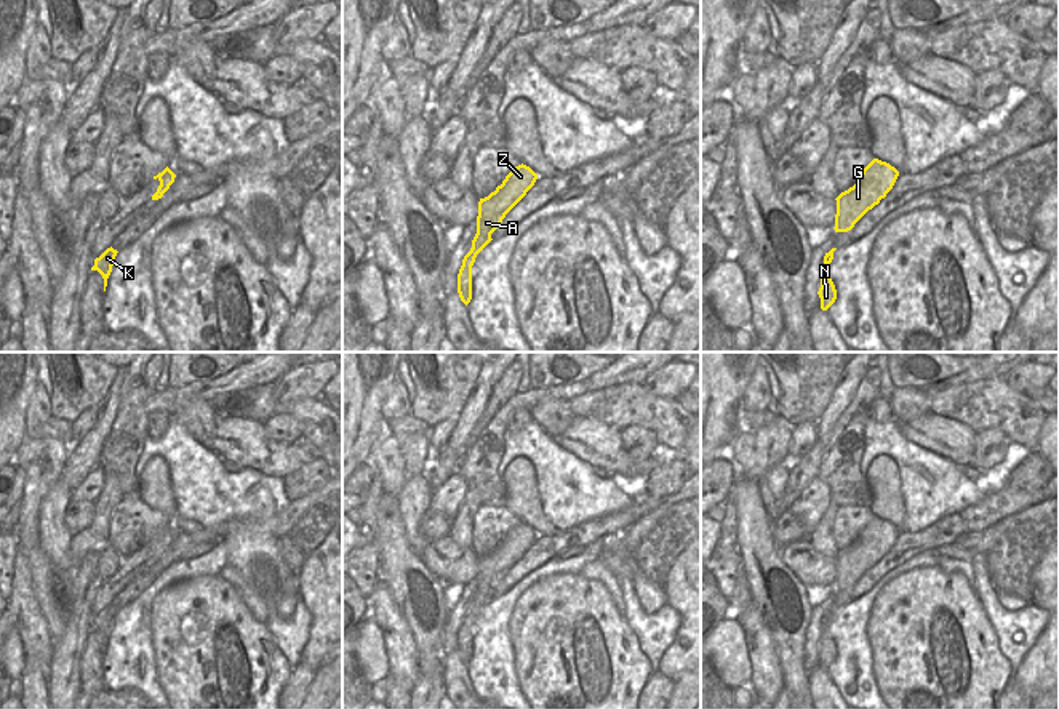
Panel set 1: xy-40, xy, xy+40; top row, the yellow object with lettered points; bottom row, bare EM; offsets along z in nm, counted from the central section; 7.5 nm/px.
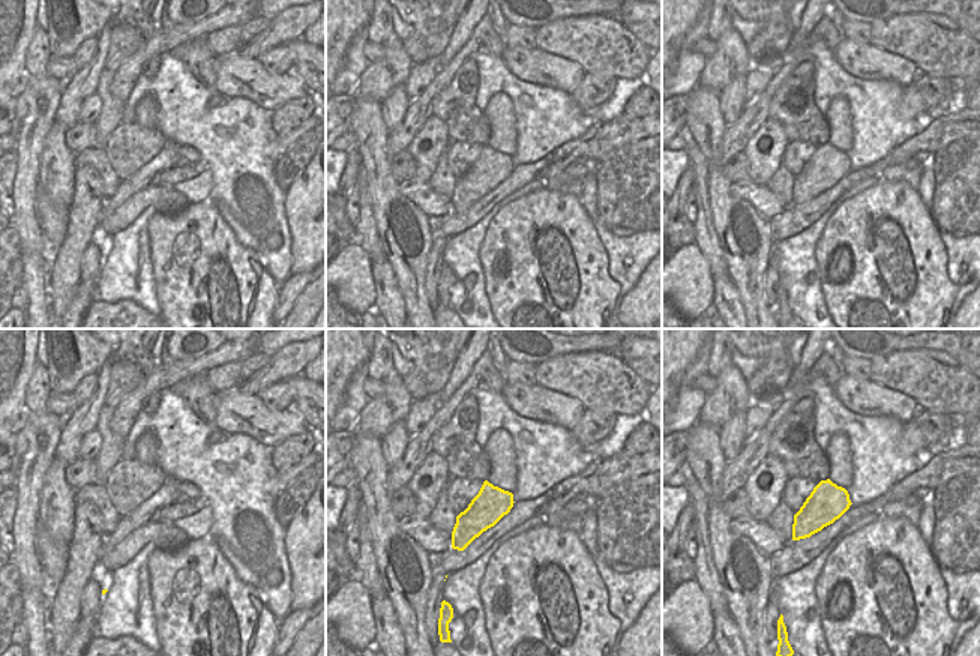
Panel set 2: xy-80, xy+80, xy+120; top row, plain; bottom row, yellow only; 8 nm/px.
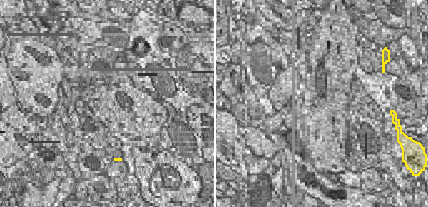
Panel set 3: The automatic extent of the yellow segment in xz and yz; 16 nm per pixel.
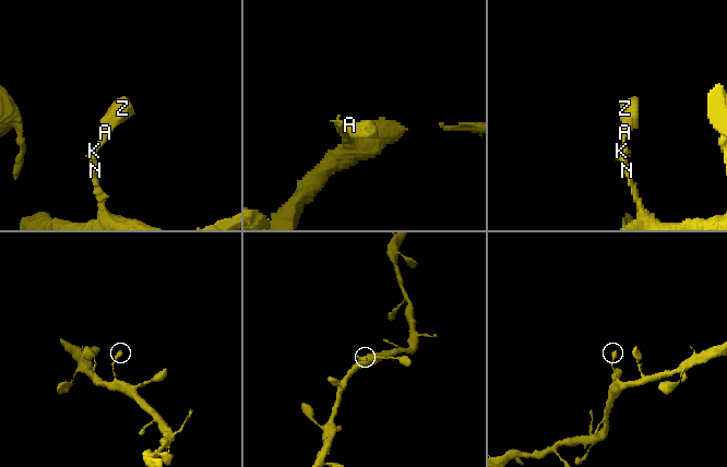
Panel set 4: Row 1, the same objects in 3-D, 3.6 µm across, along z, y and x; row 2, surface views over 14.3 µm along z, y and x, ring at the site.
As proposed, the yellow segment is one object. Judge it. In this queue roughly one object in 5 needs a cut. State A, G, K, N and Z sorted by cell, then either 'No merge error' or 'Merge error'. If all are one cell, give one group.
Groups: A G K N Z. No merge error.

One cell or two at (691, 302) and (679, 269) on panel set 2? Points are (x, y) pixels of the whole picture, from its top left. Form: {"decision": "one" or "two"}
{"decision": "one"}

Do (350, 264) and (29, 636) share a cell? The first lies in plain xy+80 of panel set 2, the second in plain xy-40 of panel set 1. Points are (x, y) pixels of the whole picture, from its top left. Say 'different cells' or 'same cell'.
different cells

